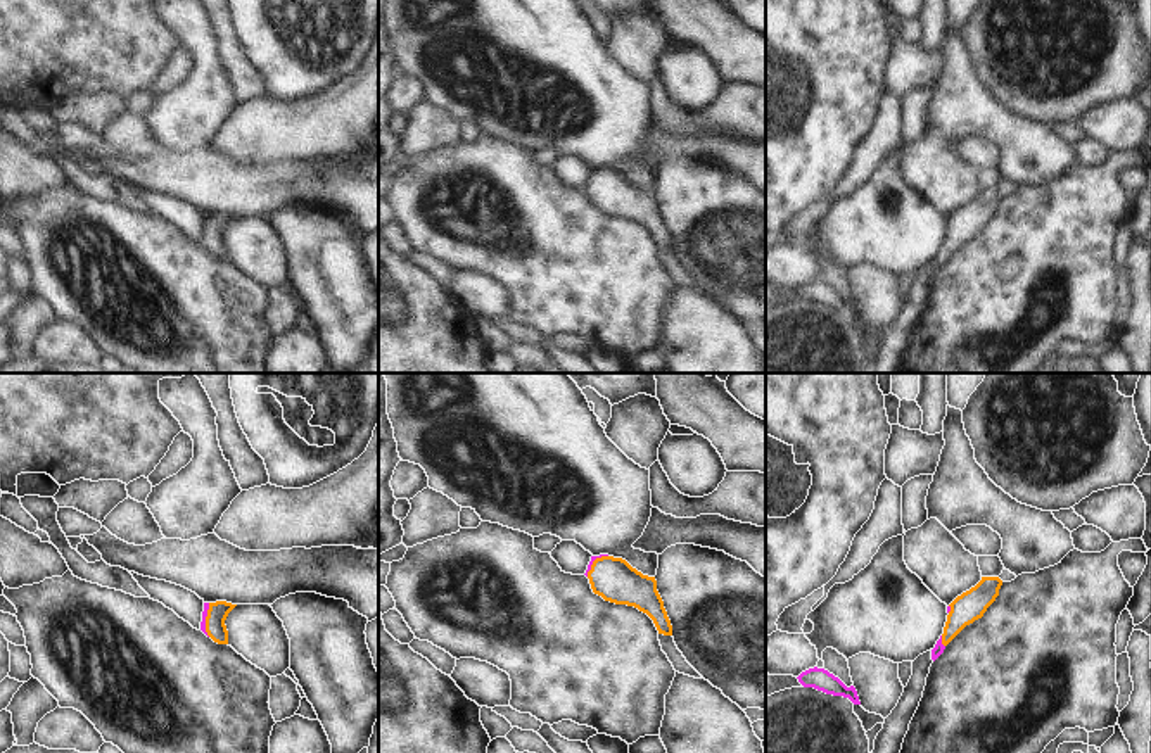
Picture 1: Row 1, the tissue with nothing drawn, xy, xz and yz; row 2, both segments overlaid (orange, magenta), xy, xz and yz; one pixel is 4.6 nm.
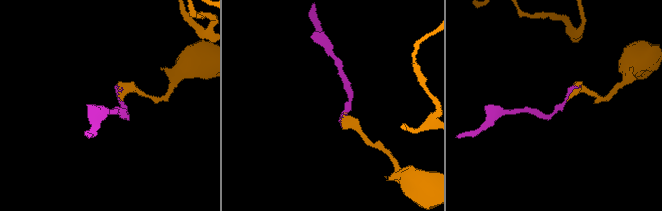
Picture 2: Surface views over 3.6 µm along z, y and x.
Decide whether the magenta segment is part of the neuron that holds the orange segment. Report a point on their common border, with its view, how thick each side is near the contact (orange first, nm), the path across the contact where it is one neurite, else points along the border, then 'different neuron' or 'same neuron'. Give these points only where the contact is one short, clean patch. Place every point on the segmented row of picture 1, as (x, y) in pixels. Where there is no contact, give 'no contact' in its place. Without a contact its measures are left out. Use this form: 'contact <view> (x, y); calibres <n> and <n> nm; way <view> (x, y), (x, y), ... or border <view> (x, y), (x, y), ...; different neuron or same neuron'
contact yz (942, 641); calibres 140 and 50 nm; way yz (972, 605), (942, 641), (939, 648); same neuron

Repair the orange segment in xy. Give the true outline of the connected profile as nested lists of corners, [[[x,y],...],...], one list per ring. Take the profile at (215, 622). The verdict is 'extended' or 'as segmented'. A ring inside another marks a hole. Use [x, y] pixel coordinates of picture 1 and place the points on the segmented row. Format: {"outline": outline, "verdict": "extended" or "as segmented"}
{"outline": [[[226,601],[204,603],[200,630],[218,644],[228,644],[225,620],[237,604]]], "verdict": "extended"}

